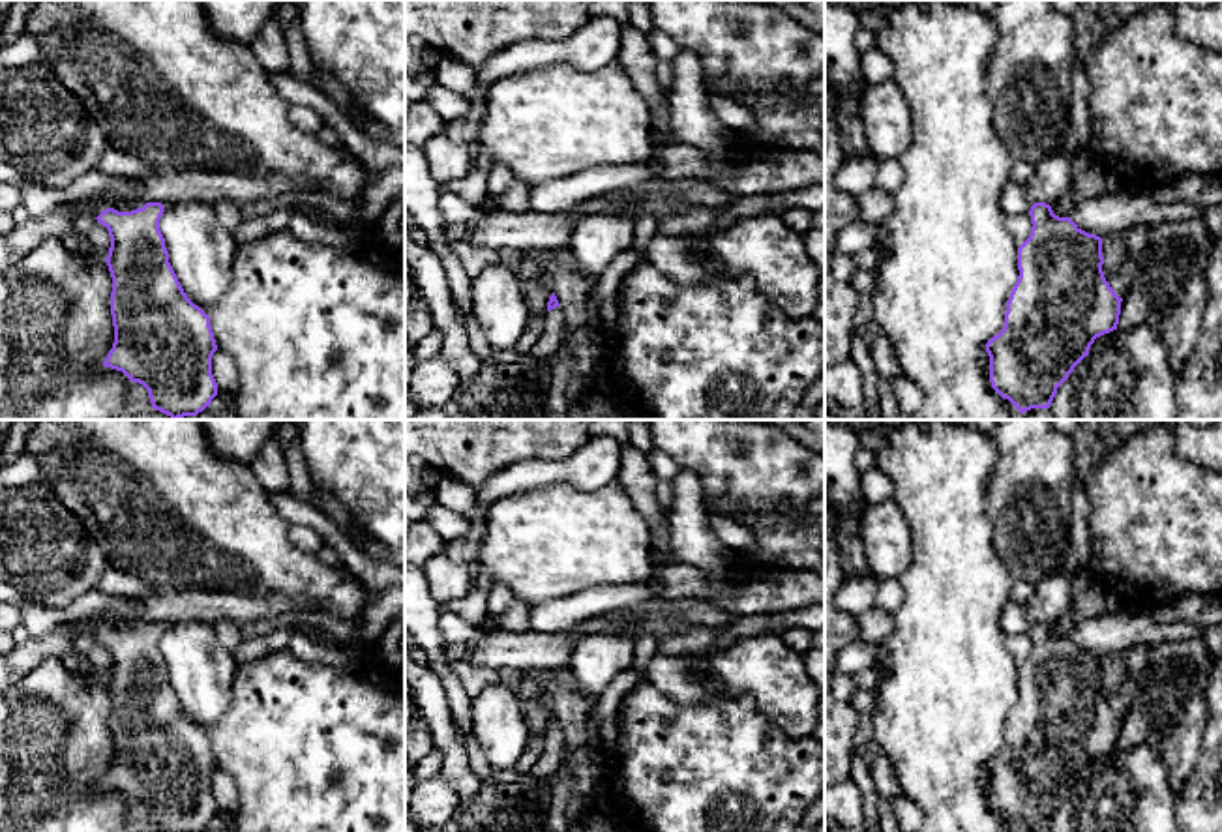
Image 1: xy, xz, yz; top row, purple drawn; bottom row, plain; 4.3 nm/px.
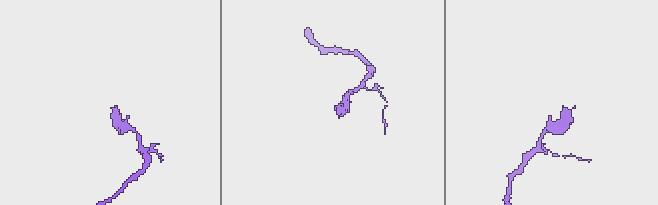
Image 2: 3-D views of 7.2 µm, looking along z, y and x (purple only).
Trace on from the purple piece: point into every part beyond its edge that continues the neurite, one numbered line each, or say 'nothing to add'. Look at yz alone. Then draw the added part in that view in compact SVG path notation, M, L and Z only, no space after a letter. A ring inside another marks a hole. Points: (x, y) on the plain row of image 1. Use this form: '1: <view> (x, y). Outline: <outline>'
nothing to add

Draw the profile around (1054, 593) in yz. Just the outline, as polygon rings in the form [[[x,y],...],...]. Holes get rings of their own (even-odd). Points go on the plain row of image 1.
[[[1050,575],[1035,585],[1036,592],[1023,603],[1033,622],[1053,624],[1072,609],[1070,579]]]

